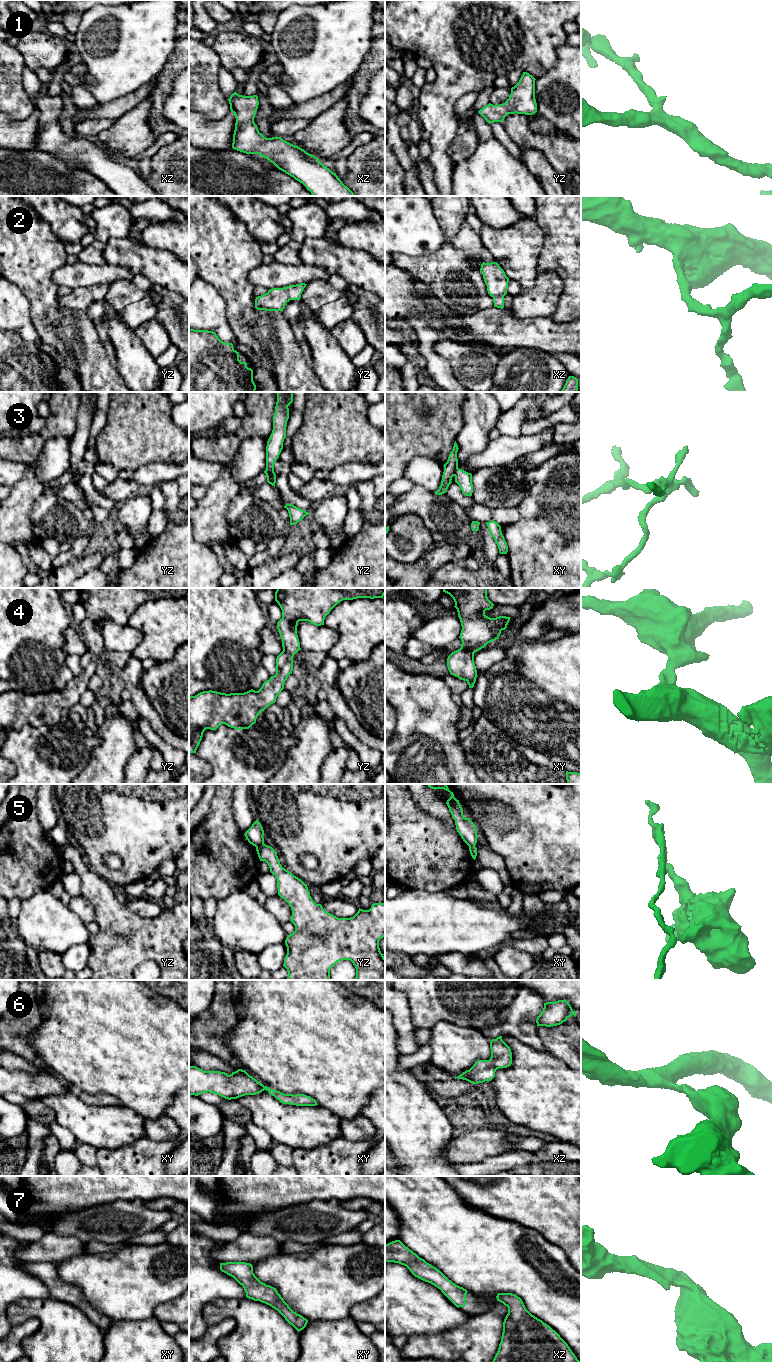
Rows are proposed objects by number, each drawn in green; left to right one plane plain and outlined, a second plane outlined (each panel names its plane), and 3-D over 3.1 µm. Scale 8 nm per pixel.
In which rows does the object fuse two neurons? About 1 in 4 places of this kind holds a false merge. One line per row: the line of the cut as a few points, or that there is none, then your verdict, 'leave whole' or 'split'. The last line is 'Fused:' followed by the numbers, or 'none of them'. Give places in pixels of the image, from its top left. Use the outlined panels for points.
1: no cut; leave whole
2: no cut; leave whole
3: cut in yz along (266, 469), (274, 474); split
4: no cut; leave whole
5: cut in yz along (263, 843), (256, 847); split
6: no cut; leave whole
7: no cut; leave whole
Fused: 3, 5

